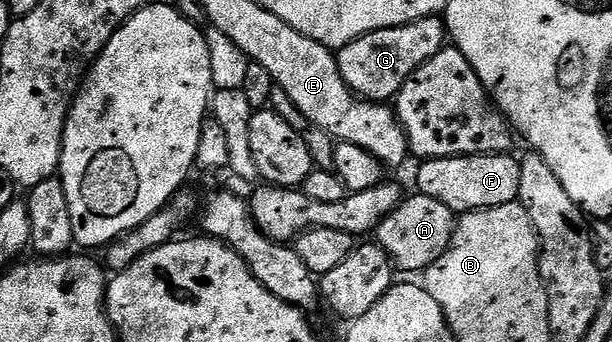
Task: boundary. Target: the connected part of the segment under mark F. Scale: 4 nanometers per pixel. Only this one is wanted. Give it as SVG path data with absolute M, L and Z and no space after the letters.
M511 153L463 154L457 158L430 158L419 163L415 189L421 194L446 204L457 215L470 210L485 210L498 204L510 204L518 199L520 163Z

